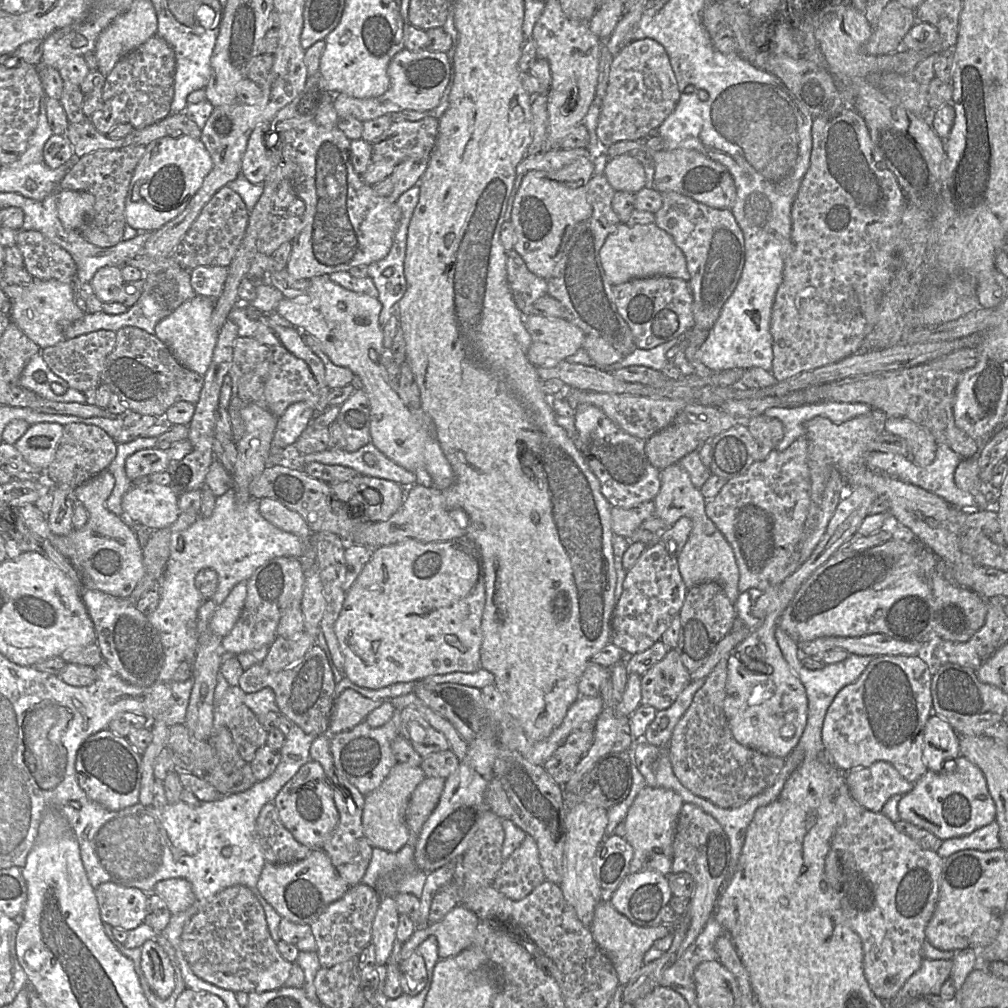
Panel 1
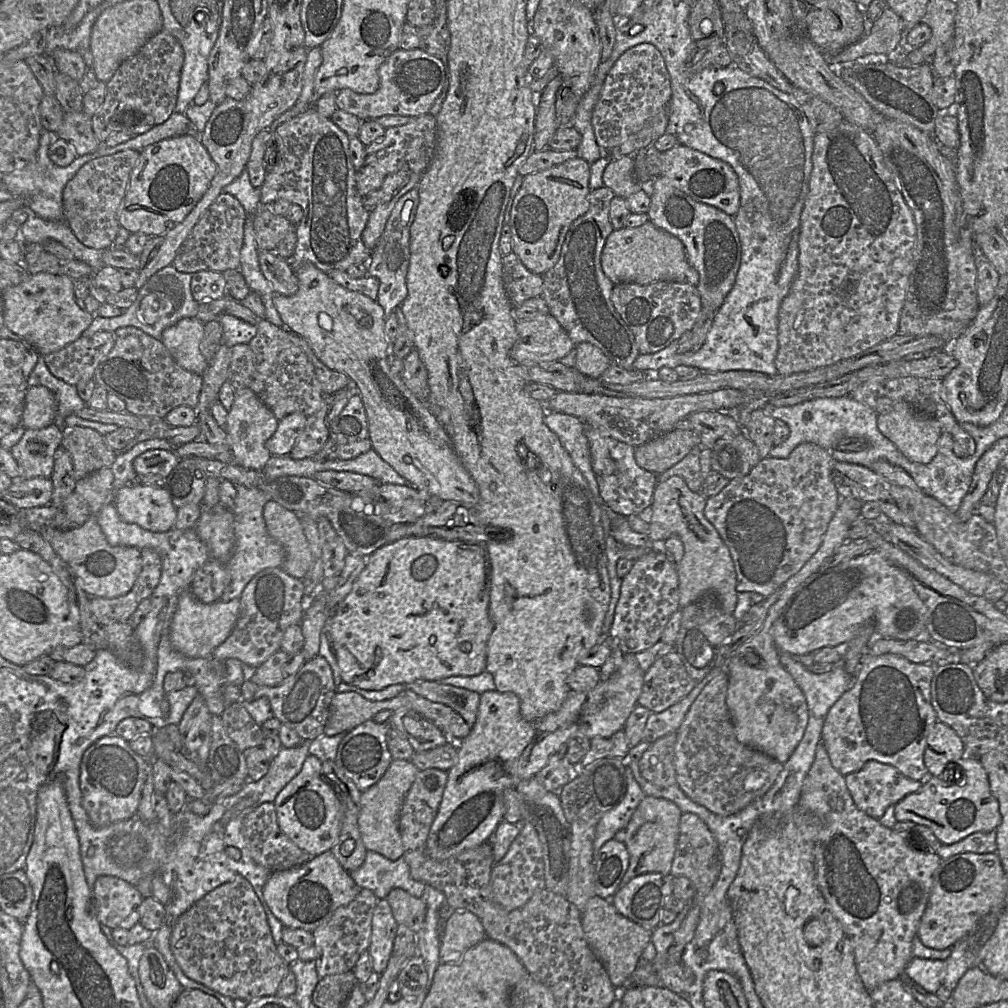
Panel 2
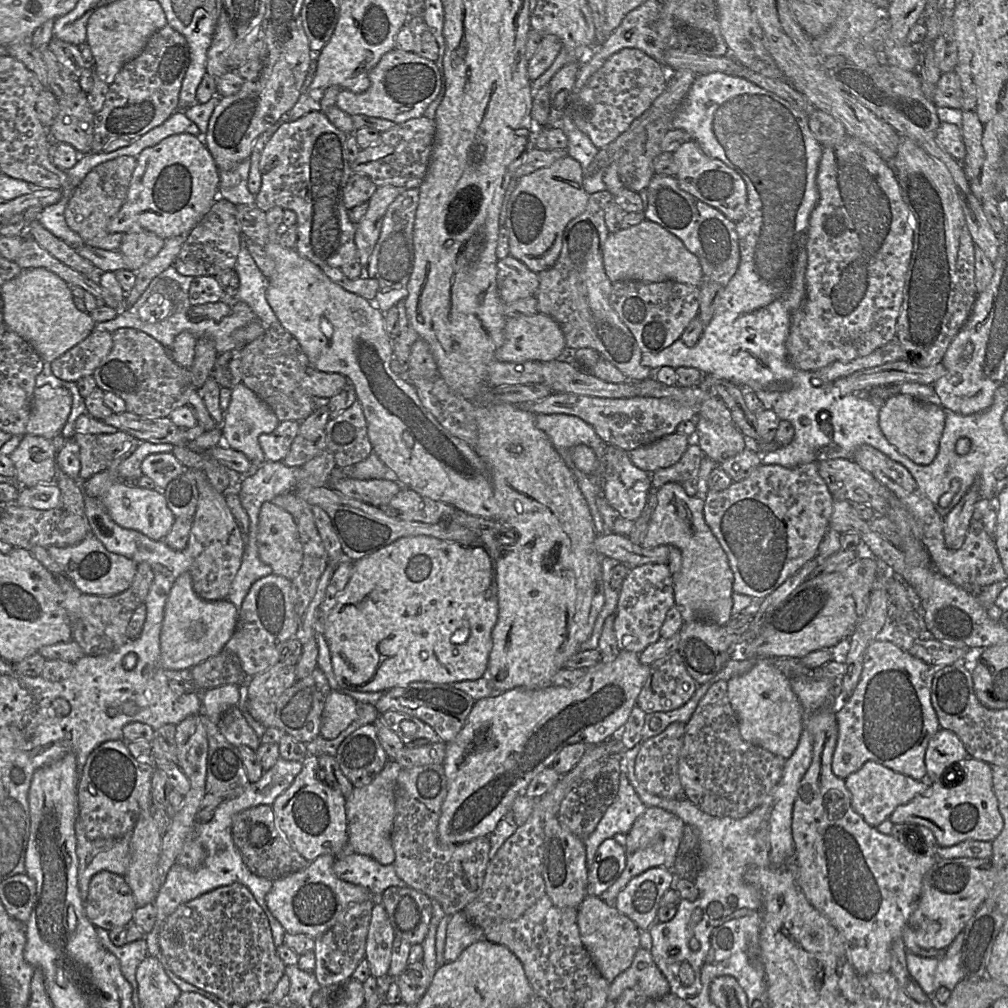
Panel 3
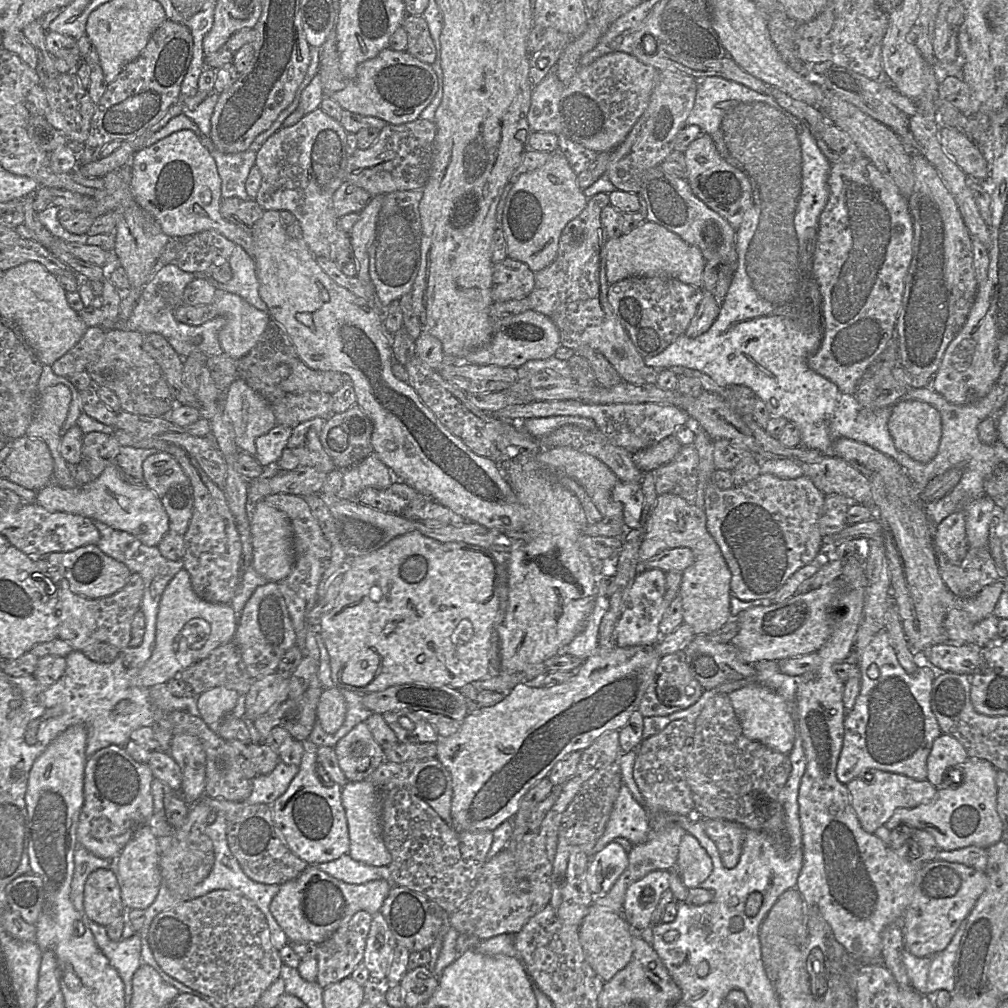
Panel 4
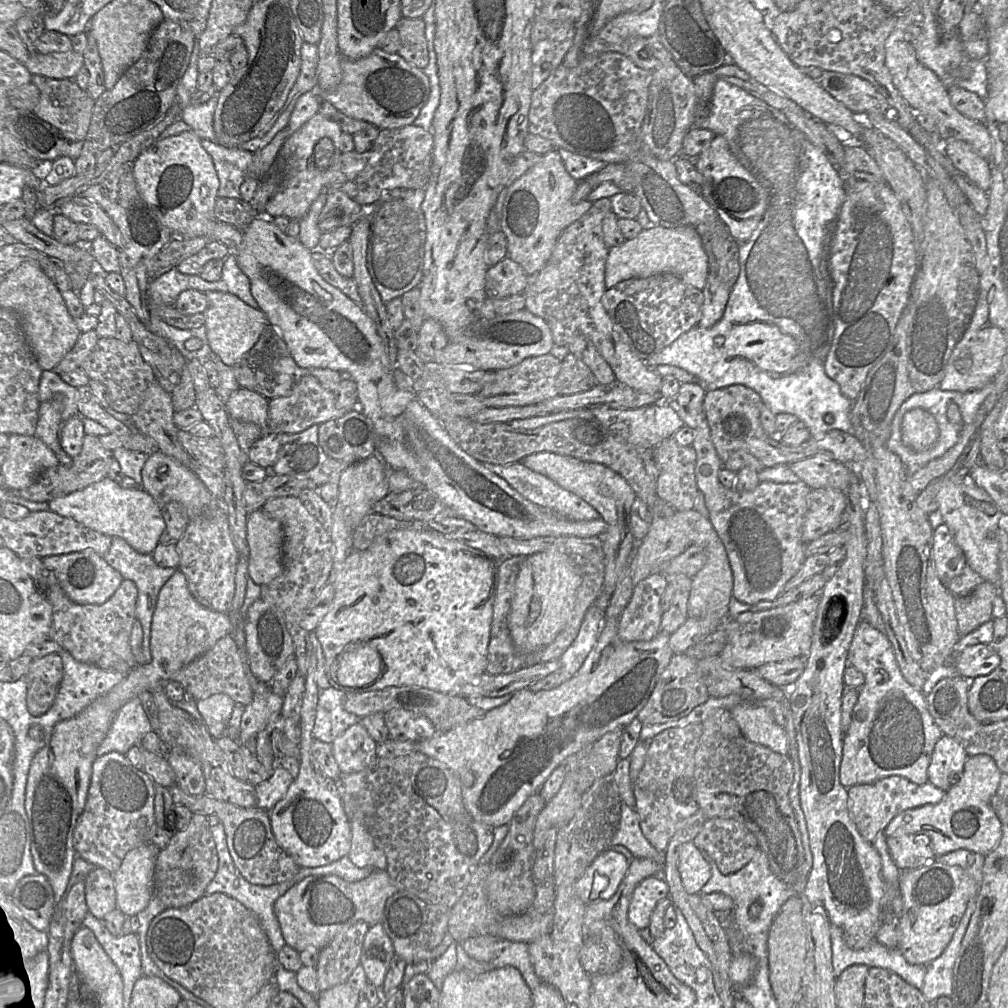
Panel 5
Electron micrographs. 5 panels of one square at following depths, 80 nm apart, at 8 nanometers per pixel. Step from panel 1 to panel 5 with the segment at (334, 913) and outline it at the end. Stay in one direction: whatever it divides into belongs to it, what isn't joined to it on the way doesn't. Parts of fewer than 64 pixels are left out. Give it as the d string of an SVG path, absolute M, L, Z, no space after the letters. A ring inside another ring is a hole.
M358 921L339 932L319 951L316 969L320 991L348 981L361 964L364 940L369 928L367 923Z

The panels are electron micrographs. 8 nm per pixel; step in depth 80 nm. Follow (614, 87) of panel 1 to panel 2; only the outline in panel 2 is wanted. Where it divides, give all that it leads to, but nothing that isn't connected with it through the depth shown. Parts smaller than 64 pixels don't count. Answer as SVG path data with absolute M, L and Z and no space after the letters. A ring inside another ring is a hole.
M638 44L625 51L608 72L591 123L597 145L609 151L622 144L671 100L671 80L663 56L652 44Z

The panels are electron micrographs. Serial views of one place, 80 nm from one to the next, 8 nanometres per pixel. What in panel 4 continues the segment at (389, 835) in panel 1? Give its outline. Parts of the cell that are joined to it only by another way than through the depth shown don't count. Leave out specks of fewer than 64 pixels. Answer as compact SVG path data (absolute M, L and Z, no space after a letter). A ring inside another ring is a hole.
M348 781L342 789L342 805L346 812L350 840L347 854L366 865L388 866L392 861L392 856L383 840L382 805L377 788L370 781Z

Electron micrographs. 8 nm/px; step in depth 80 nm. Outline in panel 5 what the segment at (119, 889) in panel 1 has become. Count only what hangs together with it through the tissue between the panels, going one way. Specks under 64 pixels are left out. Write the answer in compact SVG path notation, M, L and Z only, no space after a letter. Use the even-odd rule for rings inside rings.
M96 868L88 874L85 880L85 902L88 913L98 920L103 920L108 913L116 909L116 892L112 873L103 868Z

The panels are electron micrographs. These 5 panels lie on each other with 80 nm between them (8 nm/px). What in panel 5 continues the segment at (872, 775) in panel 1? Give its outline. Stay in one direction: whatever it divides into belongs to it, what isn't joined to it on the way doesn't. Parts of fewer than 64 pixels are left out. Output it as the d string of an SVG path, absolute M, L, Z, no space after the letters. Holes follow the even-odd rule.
M889 776L870 784L851 786L848 790L849 812L860 833L868 842L884 831L888 824L901 812L927 804L936 804L944 797L945 791L930 782L917 785L901 776Z

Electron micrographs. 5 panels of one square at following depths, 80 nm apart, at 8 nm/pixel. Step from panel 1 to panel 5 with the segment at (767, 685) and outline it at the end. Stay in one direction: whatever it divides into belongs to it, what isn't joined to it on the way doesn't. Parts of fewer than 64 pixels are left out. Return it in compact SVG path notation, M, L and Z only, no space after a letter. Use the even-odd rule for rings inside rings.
M742 702L734 706L731 713L747 740L776 753L788 755L787 733L764 706Z

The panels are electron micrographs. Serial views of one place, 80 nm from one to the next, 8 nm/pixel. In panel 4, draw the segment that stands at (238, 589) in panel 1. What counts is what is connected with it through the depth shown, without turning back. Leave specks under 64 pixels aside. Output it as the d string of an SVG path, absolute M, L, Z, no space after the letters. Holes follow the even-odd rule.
M180 570L167 585L160 601L152 656L131 679L130 685L148 688L167 683L208 657L217 647L233 641L236 630L237 621L231 604L214 604L200 599L192 588L189 573Z

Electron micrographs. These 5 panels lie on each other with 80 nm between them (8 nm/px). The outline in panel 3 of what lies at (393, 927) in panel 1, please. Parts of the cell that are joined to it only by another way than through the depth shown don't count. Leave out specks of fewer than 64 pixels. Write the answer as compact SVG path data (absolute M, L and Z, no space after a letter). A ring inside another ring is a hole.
M375 902L366 941L365 958L370 973L377 979L385 979L391 962L395 933L385 908Z

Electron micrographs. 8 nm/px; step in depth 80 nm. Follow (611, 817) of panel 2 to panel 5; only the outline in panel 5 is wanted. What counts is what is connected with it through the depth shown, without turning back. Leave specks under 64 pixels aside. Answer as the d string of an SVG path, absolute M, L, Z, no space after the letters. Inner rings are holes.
M623 802L619 825L611 840L611 847L617 844L625 846L635 858L651 859L663 864L663 854L650 844L642 832L637 811Z

